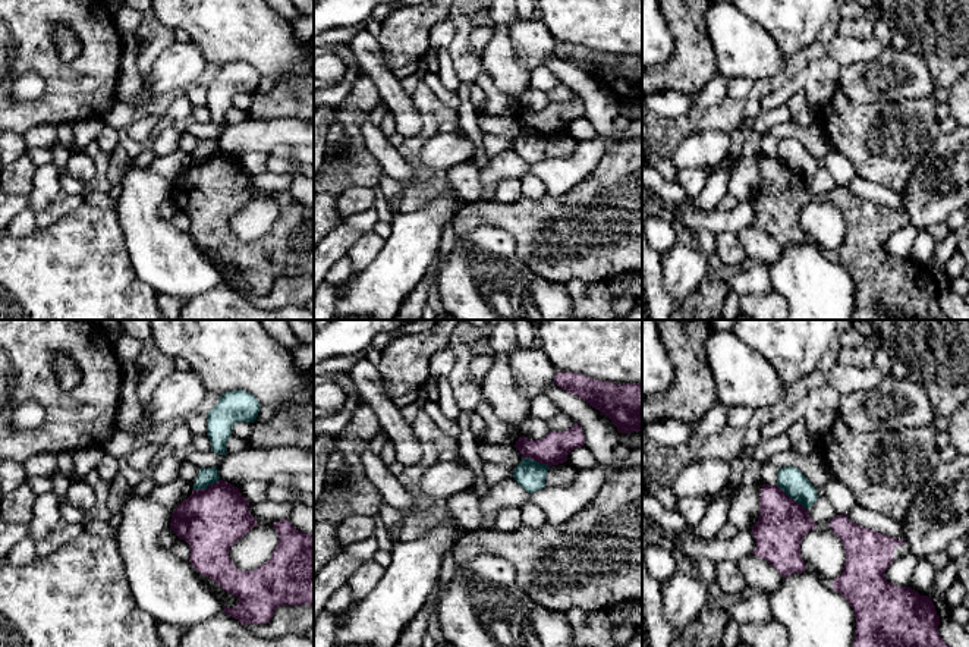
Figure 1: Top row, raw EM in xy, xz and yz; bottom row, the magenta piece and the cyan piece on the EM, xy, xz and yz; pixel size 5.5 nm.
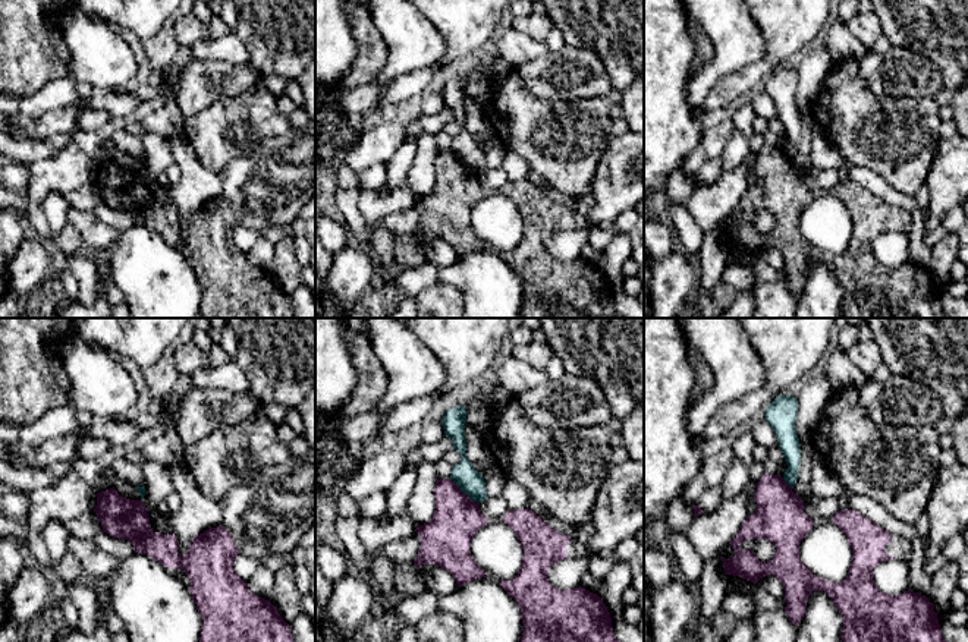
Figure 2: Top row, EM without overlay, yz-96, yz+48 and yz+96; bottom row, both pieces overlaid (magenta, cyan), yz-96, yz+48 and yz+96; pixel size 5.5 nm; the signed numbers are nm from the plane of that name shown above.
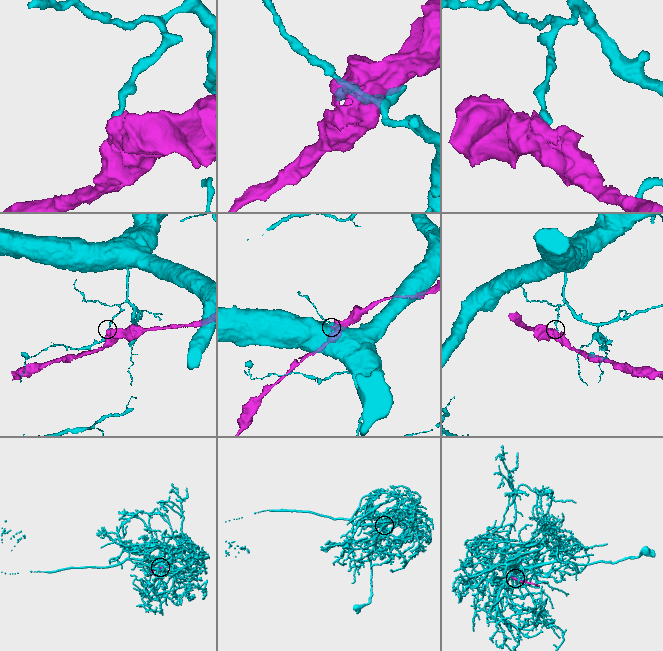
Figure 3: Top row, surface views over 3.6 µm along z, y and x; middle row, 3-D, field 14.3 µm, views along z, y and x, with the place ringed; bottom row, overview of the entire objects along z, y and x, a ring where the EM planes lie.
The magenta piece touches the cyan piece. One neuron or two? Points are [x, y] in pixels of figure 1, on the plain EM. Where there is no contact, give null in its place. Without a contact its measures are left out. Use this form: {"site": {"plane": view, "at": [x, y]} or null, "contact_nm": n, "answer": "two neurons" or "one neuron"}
{"site": {"plane": "yz", "at": [790, 169]}, "contact_nm": 220, "answer": "two neurons"}

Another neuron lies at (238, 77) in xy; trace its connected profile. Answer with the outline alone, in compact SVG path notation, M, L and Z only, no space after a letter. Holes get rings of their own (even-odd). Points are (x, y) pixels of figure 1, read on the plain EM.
M245 62L223 65L217 76L207 85L207 107L211 113L211 122L218 126L226 126L226 116L232 107L233 97L239 92L254 94L259 79L261 75L258 70Z

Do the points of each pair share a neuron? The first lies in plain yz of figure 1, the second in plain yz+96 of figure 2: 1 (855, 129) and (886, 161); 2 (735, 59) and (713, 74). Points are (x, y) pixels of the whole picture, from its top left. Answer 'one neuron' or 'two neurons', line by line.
1: one neuron
2: one neuron

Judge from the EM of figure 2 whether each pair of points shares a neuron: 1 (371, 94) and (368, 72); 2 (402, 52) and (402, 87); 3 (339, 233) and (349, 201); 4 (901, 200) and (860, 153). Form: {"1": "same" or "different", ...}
{"1": "different", "2": "different", "3": "different", "4": "different"}

